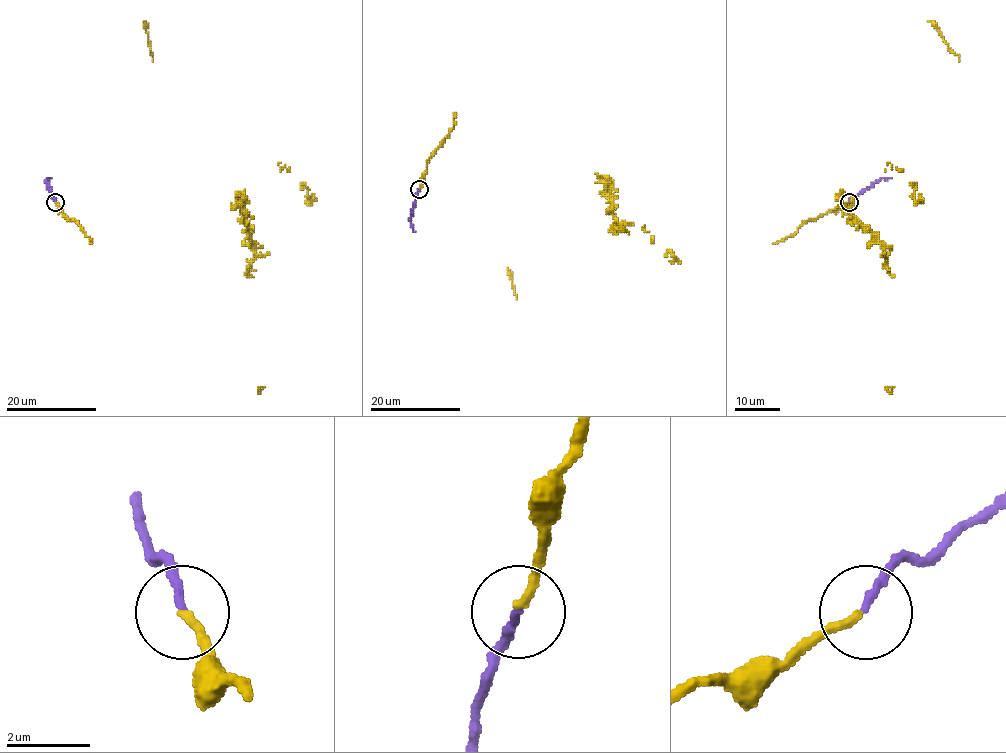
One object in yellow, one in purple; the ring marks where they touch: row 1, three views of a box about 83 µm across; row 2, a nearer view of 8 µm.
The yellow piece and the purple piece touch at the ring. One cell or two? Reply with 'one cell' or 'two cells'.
one cell

